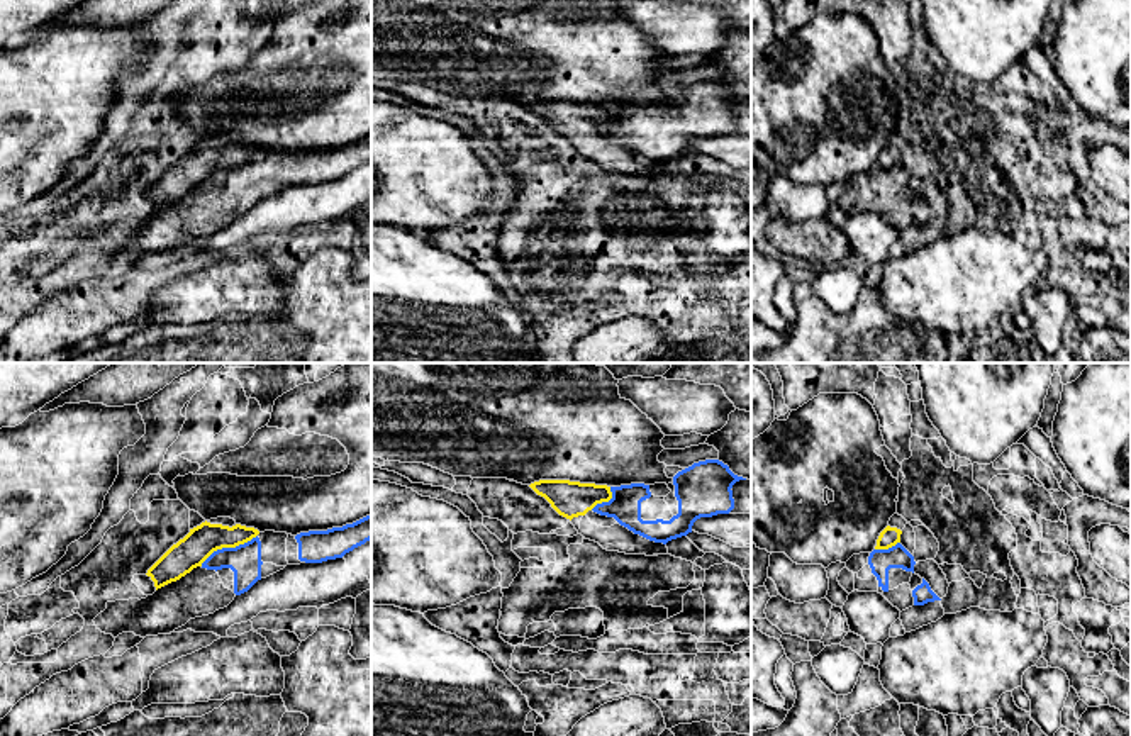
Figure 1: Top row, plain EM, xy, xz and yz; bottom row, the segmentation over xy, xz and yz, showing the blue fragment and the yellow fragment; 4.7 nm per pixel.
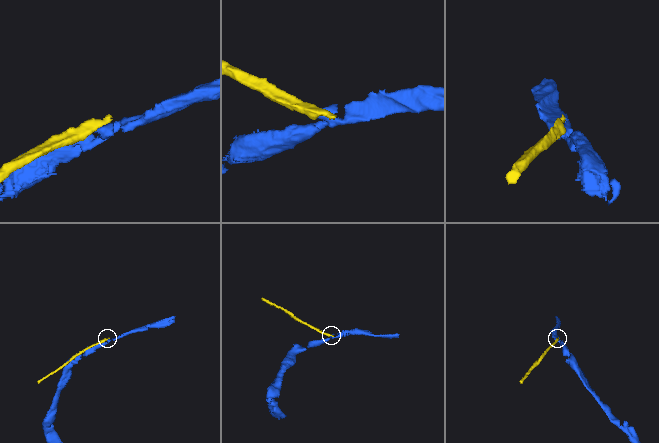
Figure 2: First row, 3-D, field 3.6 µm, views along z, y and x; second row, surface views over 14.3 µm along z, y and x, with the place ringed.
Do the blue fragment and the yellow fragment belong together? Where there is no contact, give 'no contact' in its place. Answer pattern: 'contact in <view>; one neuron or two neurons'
contact in xy; two neurons

